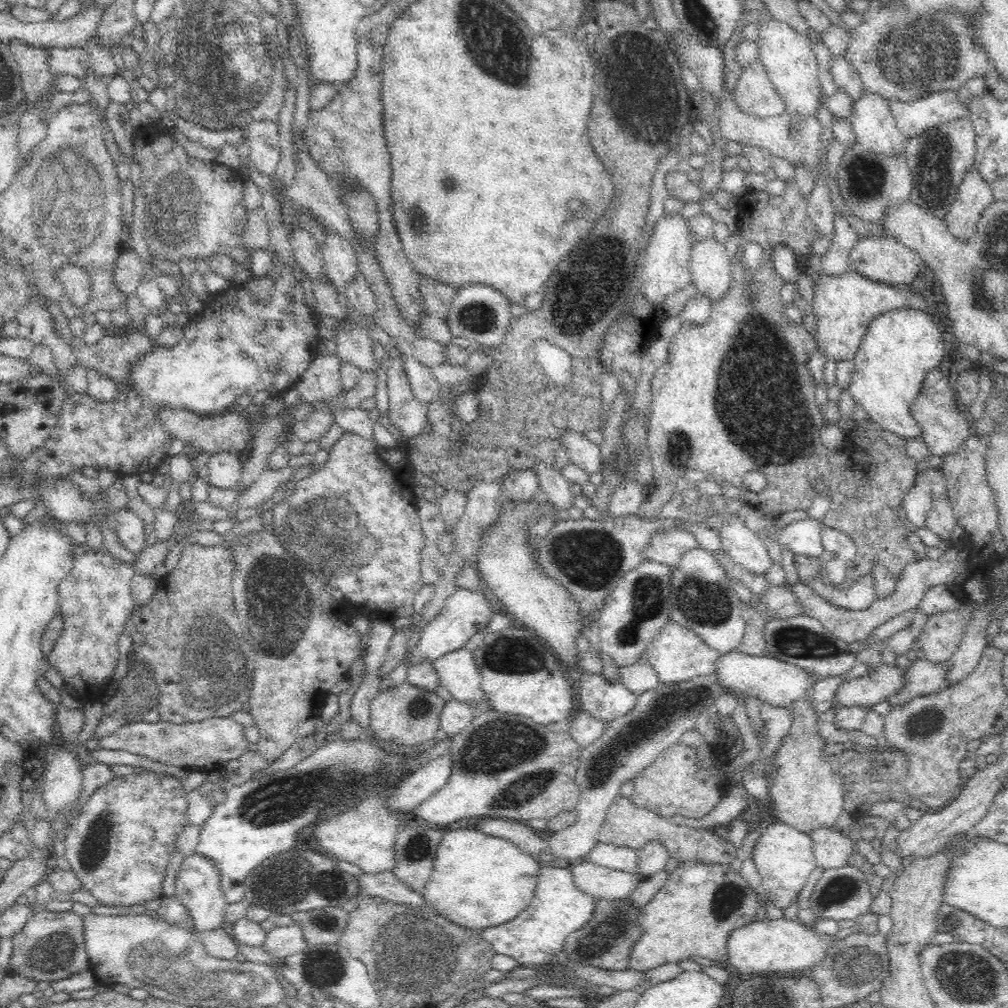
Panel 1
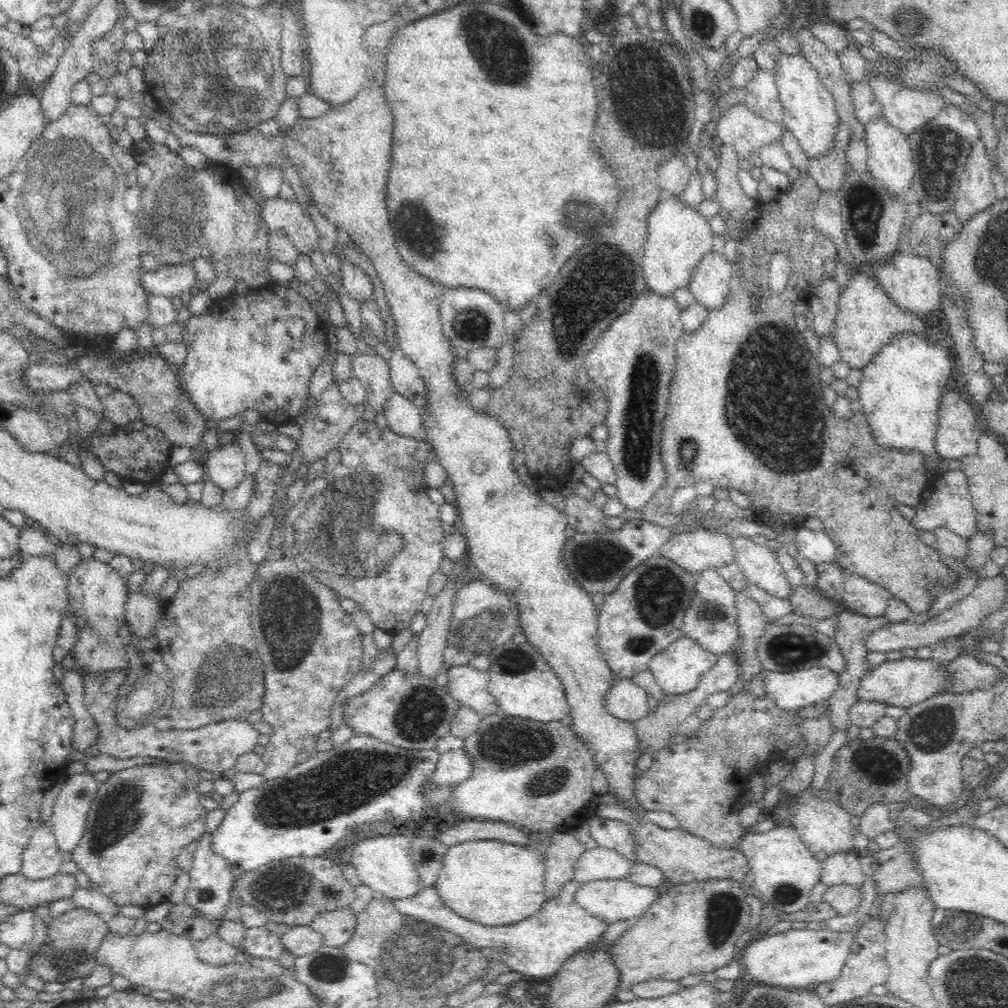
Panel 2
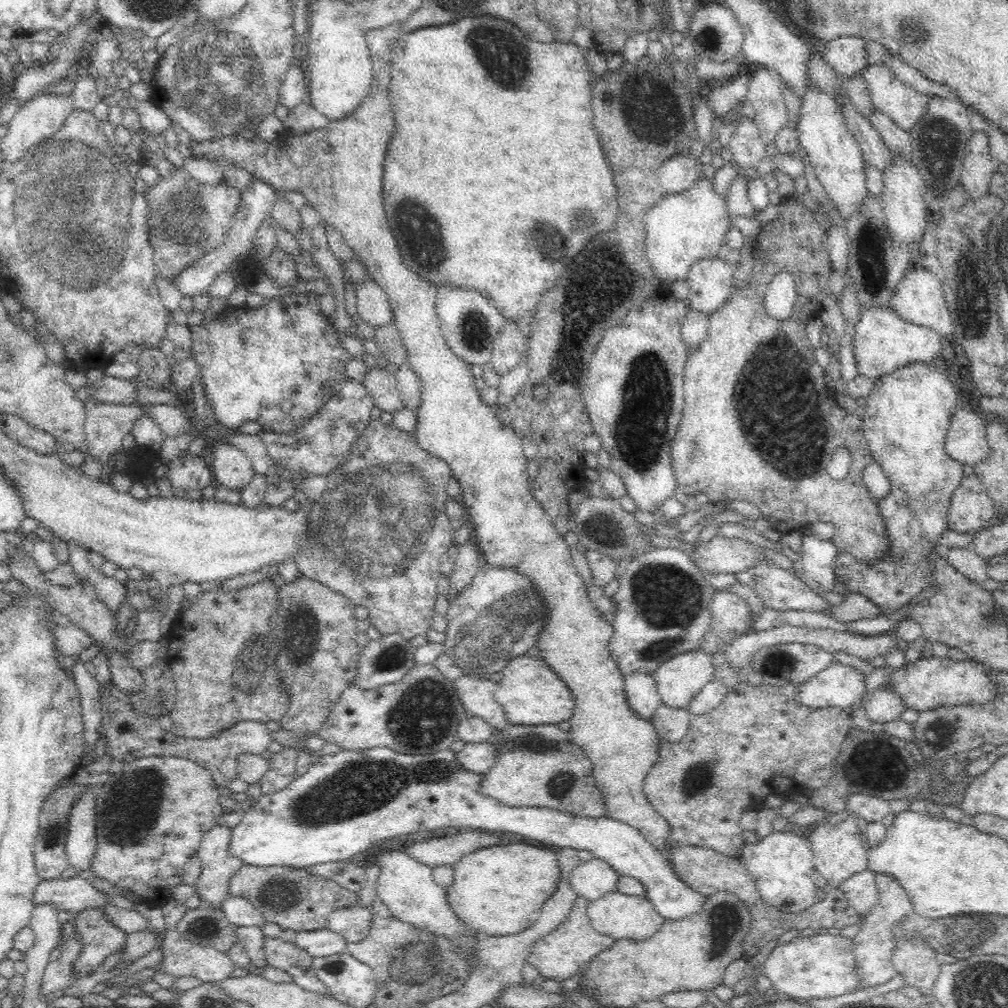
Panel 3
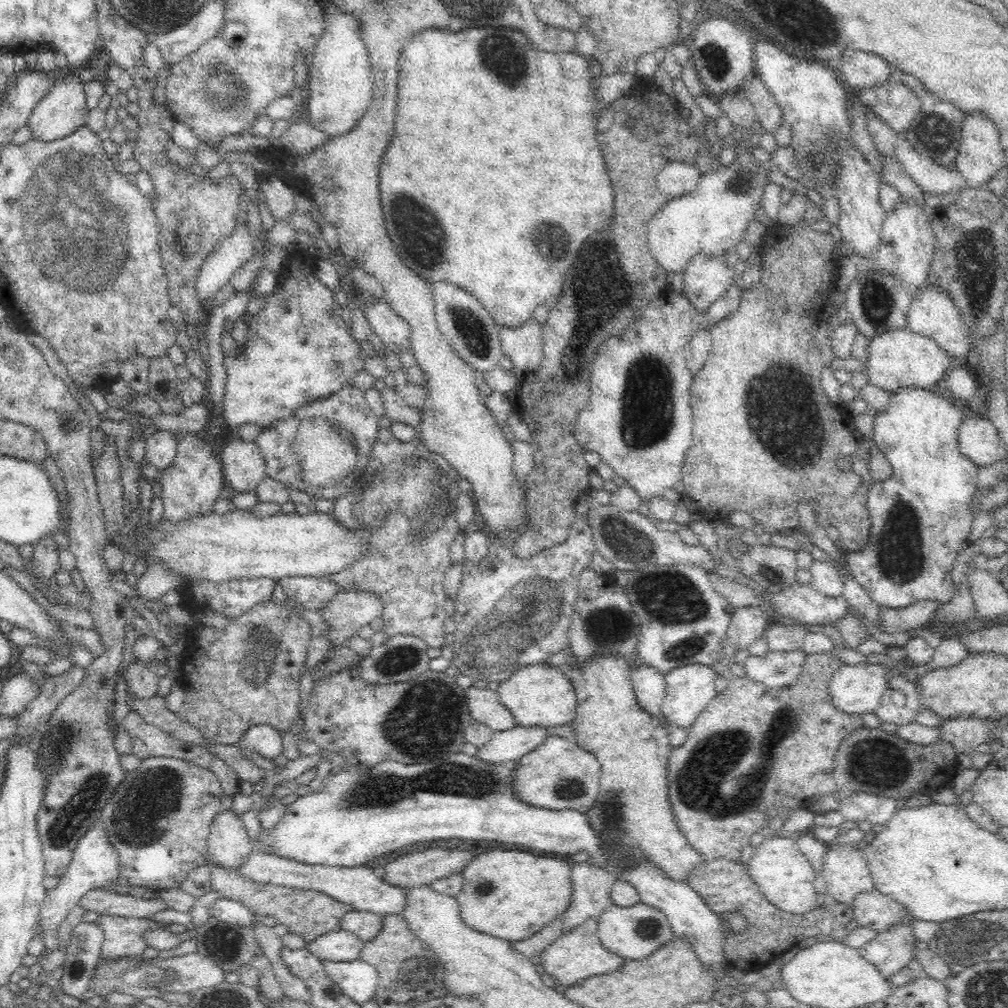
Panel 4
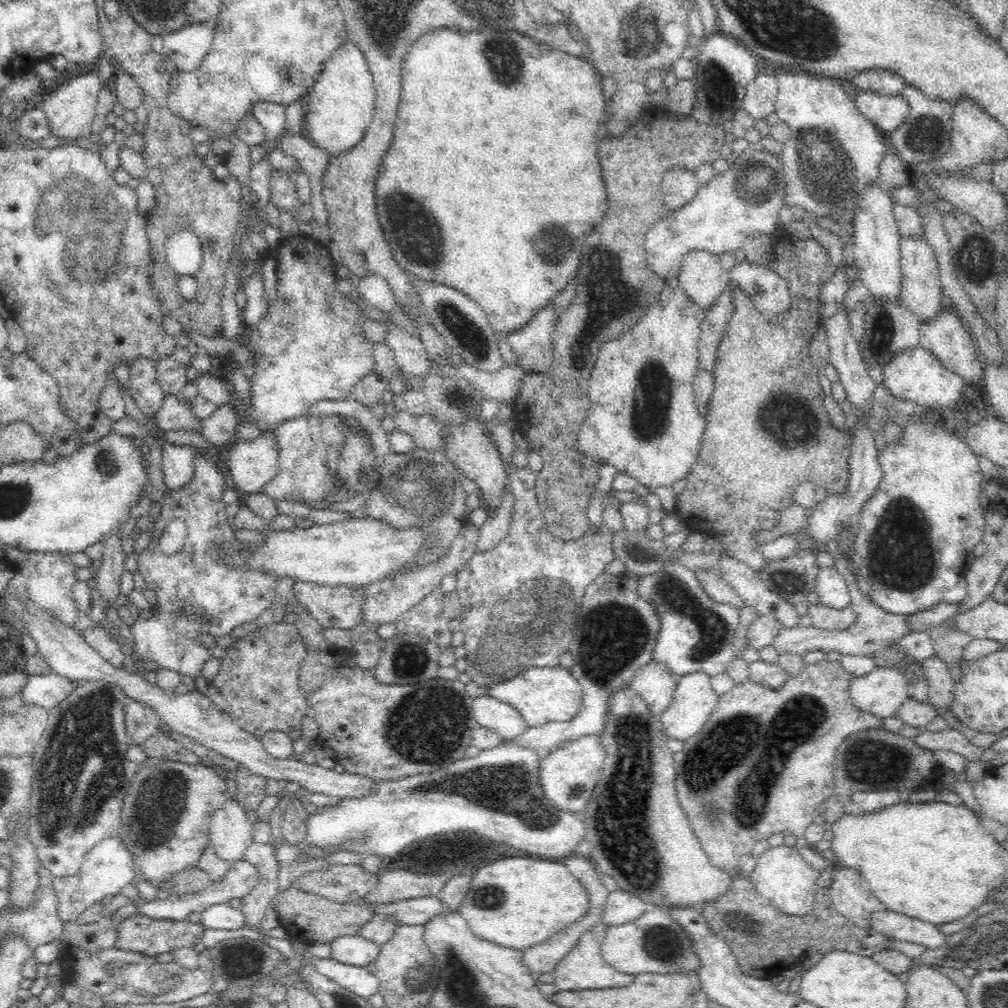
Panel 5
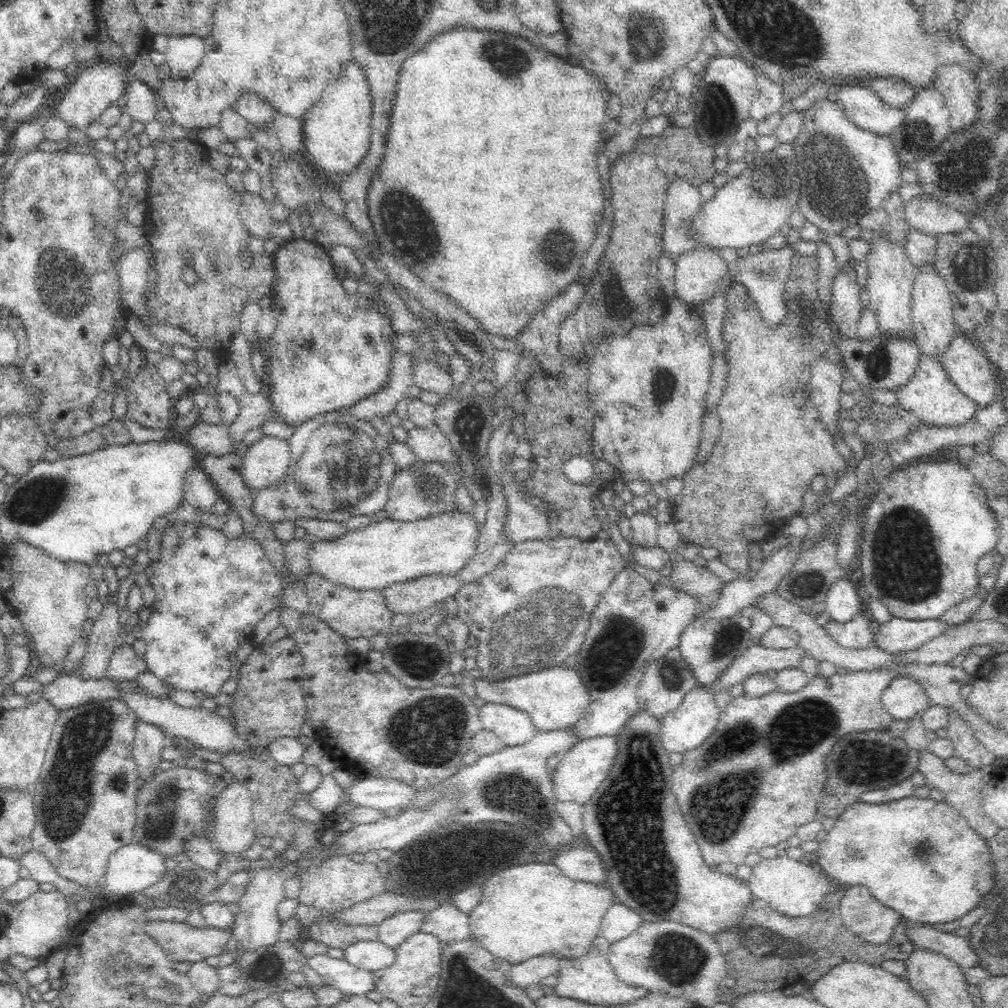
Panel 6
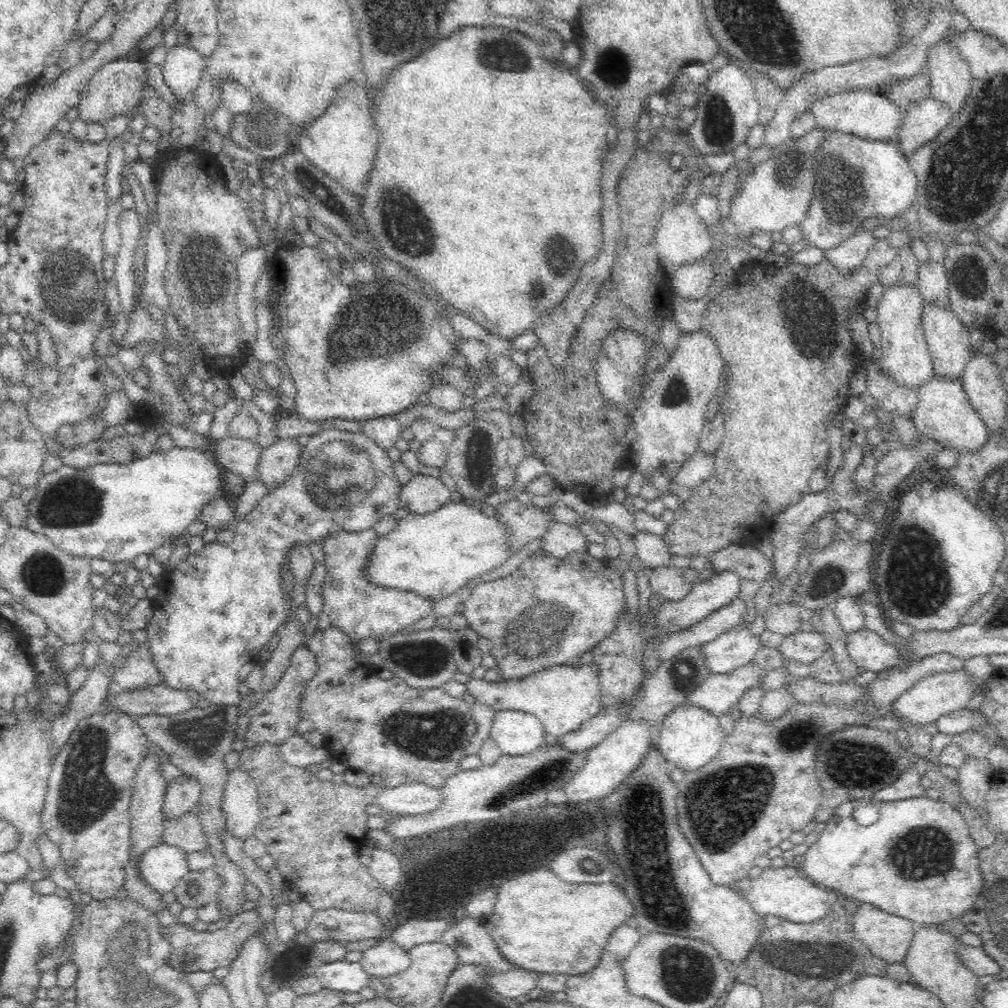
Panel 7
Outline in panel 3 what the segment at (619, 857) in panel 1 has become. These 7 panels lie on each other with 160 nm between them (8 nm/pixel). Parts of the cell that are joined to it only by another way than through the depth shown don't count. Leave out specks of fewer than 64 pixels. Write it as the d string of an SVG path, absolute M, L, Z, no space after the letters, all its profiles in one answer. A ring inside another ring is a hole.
M594 857L576 866L568 874L567 883L578 898L592 904L606 894L616 891L618 877L608 863Z

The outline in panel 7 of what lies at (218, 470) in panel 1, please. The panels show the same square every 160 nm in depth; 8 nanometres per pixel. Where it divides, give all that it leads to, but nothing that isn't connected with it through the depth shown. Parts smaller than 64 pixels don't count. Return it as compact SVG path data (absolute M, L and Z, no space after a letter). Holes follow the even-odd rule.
M280 439L274 446L263 449L257 480L269 489L282 486L297 471L303 446L296 439Z

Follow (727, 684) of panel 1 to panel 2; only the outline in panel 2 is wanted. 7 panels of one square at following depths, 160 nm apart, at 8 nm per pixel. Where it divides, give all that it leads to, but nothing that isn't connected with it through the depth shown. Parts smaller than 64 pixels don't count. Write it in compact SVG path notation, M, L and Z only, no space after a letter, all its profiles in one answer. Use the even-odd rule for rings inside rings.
M824 667L787 673L762 670L758 675L765 678L765 692L775 699L778 708L786 711L826 703L840 686L839 674Z

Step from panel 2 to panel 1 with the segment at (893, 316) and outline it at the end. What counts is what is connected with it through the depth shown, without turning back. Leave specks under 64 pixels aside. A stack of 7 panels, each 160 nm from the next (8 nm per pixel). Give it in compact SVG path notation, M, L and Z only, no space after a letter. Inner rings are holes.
M848 271L840 278L815 278L814 299L811 308L807 307L809 316L818 317L818 350L824 351L828 359L836 362L854 362L862 340L870 324L894 310L922 310L928 308L922 294L914 290L899 290L893 286L881 284L864 277L858 271Z

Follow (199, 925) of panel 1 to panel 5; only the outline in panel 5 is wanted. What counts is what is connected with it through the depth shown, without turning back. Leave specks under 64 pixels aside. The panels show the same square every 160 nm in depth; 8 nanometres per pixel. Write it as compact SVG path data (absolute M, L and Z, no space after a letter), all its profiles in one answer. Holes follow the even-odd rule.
M236 796L226 800L226 803L214 812L209 827L209 845L211 845L218 858L229 861L231 864L242 860L246 849L253 844L254 826L249 822L247 811L238 803Z

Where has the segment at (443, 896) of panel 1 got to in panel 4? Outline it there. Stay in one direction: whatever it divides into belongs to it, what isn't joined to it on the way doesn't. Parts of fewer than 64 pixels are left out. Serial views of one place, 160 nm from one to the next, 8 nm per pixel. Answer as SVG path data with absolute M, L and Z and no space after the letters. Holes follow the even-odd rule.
M488 850L472 860L461 875L463 887L456 899L464 924L512 943L528 940L544 925L564 916L572 904L571 866L564 860L518 850Z

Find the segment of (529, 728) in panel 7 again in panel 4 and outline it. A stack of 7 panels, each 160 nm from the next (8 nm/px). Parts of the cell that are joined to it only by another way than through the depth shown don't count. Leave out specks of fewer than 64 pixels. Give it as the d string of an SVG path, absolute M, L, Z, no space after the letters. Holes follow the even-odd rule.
M480 688L465 690L471 717L488 725L494 732L506 732L518 727L513 714L500 702L497 691Z

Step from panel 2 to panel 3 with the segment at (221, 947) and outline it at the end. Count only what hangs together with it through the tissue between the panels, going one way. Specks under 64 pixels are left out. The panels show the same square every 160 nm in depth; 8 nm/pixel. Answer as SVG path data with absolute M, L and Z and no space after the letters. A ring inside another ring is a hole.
M170 926L170 928L167 929L168 934L166 933L163 941L163 959L157 966L158 972L171 976L174 982L179 978L184 978L184 976L192 976L192 978L198 978L202 983L212 984L224 980L232 974L234 965L232 965L228 953L218 952L212 947L204 948L192 944L184 937L178 936L176 927L172 928L172 926Z

